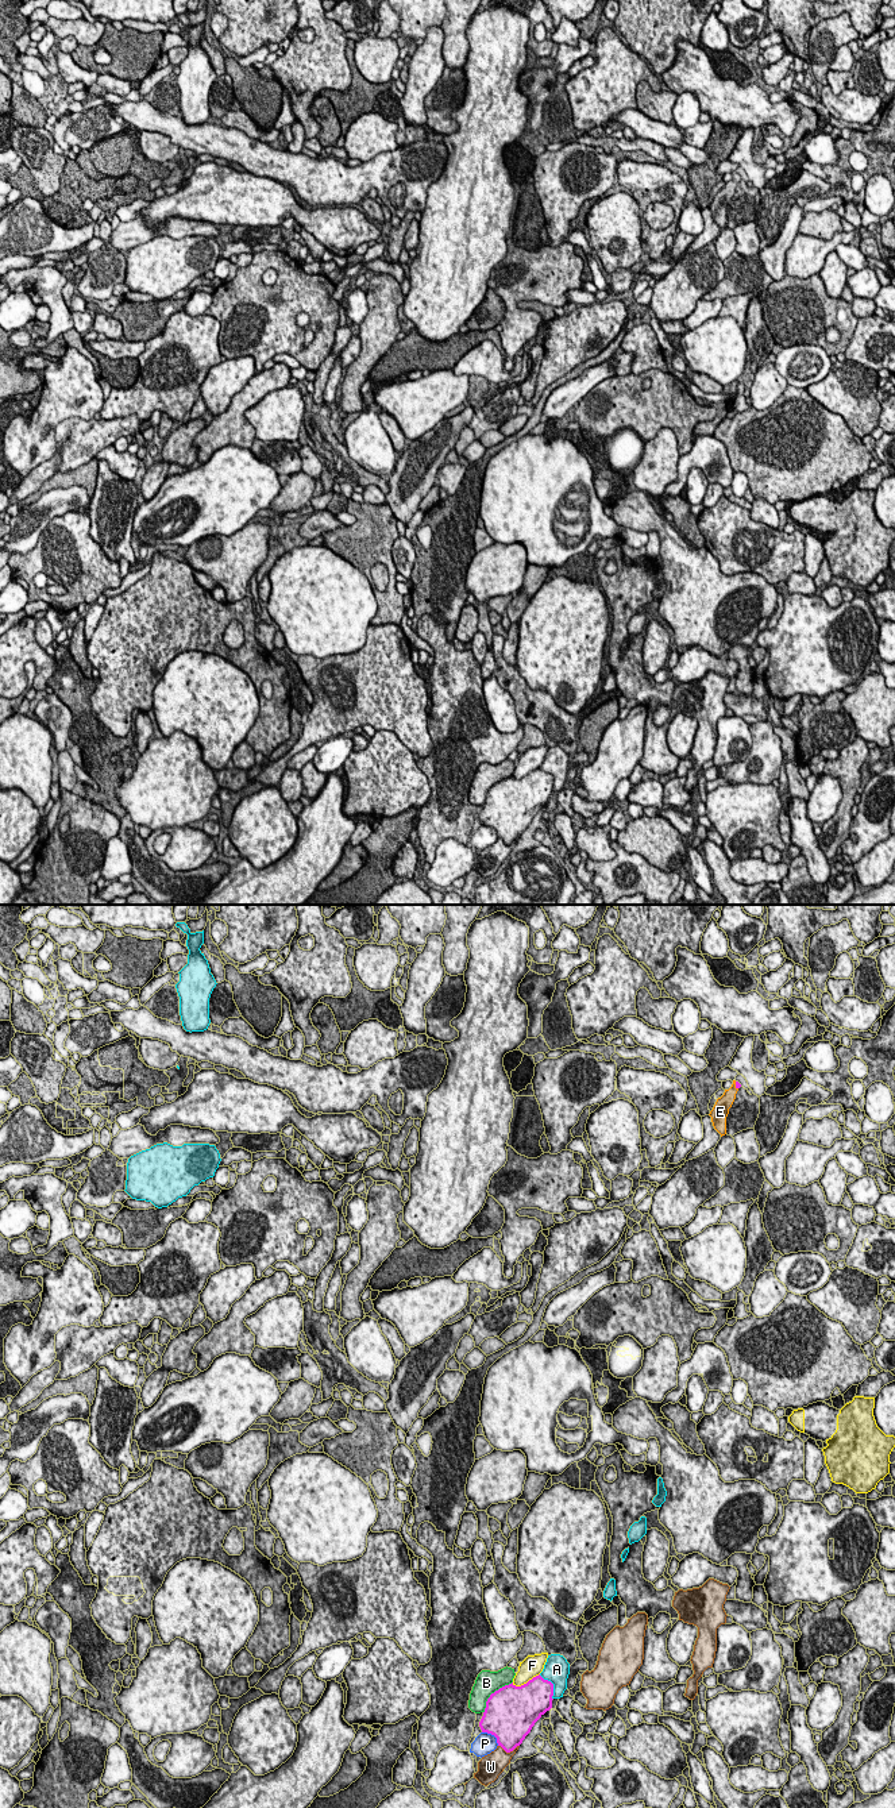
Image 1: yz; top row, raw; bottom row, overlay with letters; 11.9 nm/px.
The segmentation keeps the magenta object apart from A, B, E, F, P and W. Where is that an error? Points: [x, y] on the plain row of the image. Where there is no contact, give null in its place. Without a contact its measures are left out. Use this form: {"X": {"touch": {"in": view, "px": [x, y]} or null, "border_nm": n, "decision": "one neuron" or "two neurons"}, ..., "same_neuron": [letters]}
{"A": {"touch": {"in": "yz", "px": [552, 778]}, "border_nm": 340, "decision": "two neurons"}, "B": {"touch": {"in": "yz", "px": [492, 786]}, "border_nm": 500, "decision": "two neurons"}, "E": {"touch": {"in": "yz", "px": [736, 178]}, "border_nm": 100, "decision": "one neuron"}, "F": {"touch": {"in": "yz", "px": [527, 775]}, "border_nm": 360, "decision": "two neurons"}, "P": {"touch": {"in": "yz", "px": [493, 827]}, "border_nm": 260, "decision": "two neurons"}, "W": {"touch": {"in": "yz", "px": [509, 844]}, "border_nm": 260, "decision": "two neurons"}, "same_neuron": ["E"]}

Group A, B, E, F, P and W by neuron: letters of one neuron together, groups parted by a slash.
A / B / E / F / P / W

